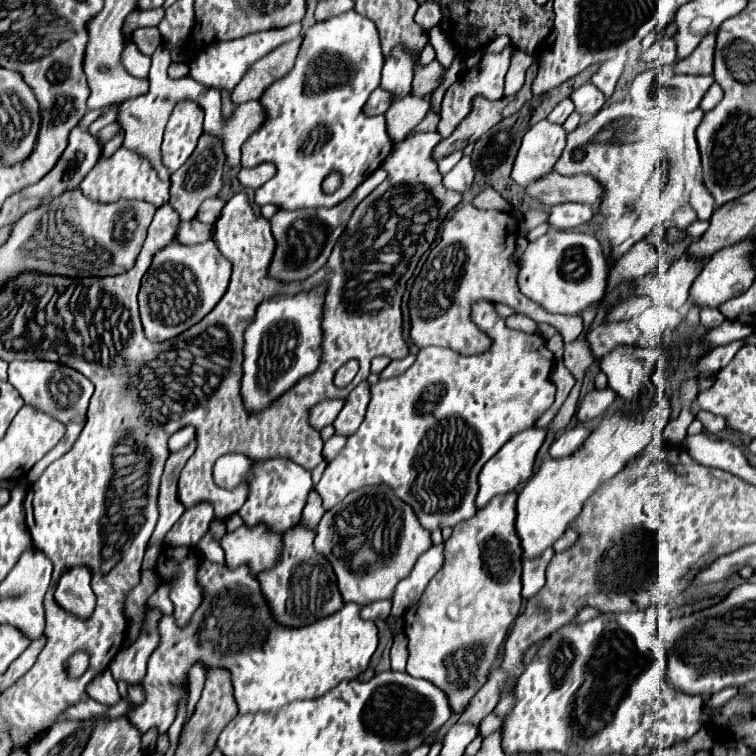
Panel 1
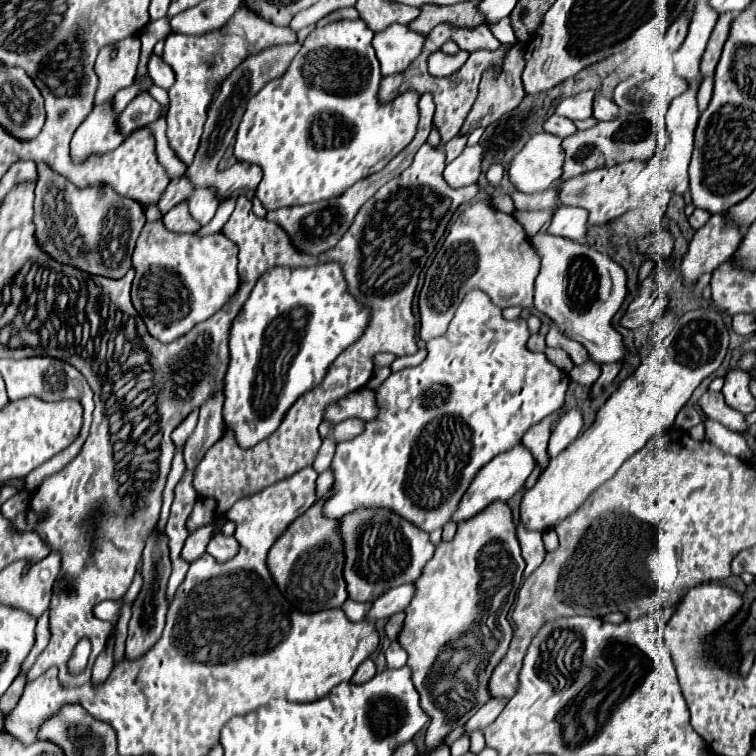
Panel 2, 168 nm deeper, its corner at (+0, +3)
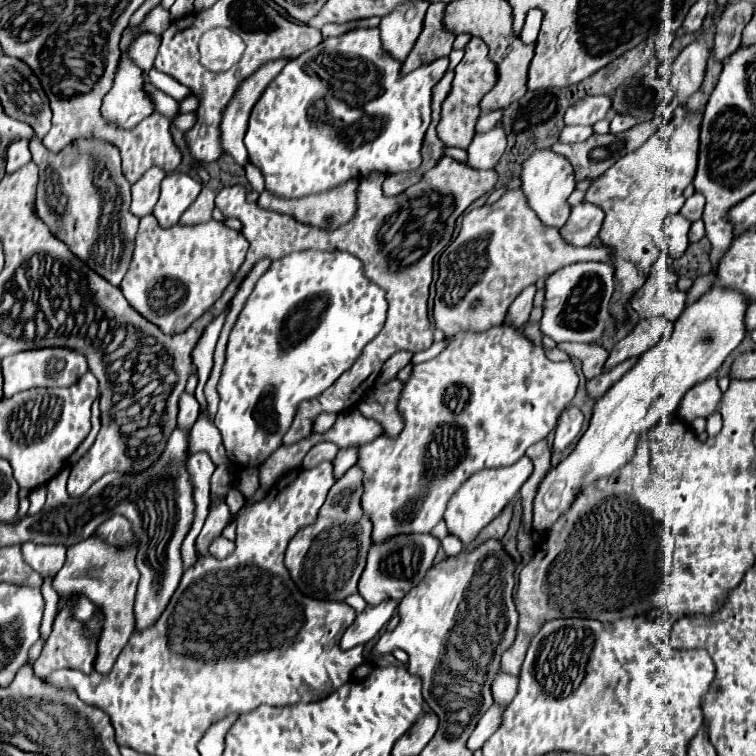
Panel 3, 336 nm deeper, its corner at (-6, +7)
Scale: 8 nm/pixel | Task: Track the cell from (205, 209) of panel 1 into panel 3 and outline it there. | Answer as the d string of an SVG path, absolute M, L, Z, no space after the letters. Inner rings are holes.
M167 173L161 185L161 197L153 209L161 227L171 227L179 221L179 217L191 207L191 203L199 197L203 185L195 181L187 173Z

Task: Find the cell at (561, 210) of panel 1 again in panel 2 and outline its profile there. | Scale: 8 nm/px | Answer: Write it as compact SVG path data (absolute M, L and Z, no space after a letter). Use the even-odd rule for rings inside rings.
M559 207L551 219L547 233L581 243L587 237L587 217L589 213L581 207Z

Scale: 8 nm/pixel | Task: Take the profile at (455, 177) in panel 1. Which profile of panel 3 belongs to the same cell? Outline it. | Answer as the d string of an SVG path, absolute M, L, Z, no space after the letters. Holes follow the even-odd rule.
M493 127L483 135L475 135L467 147L467 165L471 169L493 169L505 151L505 133L501 127Z

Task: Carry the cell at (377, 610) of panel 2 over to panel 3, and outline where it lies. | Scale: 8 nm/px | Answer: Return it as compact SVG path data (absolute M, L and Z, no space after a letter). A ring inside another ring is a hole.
M391 601L379 603L379 607L367 605L367 609L363 613L359 613L355 623L345 631L345 635L341 639L341 647L351 649L355 645L371 641L379 633L379 629L389 623L393 613L397 611L397 605L399 603L391 603Z

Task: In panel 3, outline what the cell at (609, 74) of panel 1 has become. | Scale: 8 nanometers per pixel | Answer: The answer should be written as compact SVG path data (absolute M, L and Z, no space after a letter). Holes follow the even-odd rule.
M613 115L611 117L611 131L613 133L621 133L621 131L627 131L629 127L633 127L637 123L635 117L629 117L629 115Z

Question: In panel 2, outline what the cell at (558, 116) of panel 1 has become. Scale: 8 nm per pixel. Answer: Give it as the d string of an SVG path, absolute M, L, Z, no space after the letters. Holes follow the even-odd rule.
M551 115L551 117L545 121L545 131L553 133L553 135L557 135L557 137L561 137L561 139L565 139L565 137L577 133L577 127L575 127L575 123L569 121L569 119L561 119L559 115Z

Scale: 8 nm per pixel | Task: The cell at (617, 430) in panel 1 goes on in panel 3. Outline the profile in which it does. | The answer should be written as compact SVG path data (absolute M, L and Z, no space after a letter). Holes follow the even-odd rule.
M717 285L693 305L685 307L675 321L671 337L645 351L635 367L595 403L589 429L575 449L545 475L533 503L535 531L547 531L571 507L583 487L627 465L635 455L639 439L661 421L673 417L691 387L717 373L727 355L745 337L743 317L747 305L749 301L741 293Z

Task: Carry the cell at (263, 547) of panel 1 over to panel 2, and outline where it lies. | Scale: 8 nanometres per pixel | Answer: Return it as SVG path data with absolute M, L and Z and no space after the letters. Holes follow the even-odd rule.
M217 533L207 545L207 553L211 557L215 557L217 561L229 561L237 553L237 541L235 541L235 537L225 537L225 535Z

